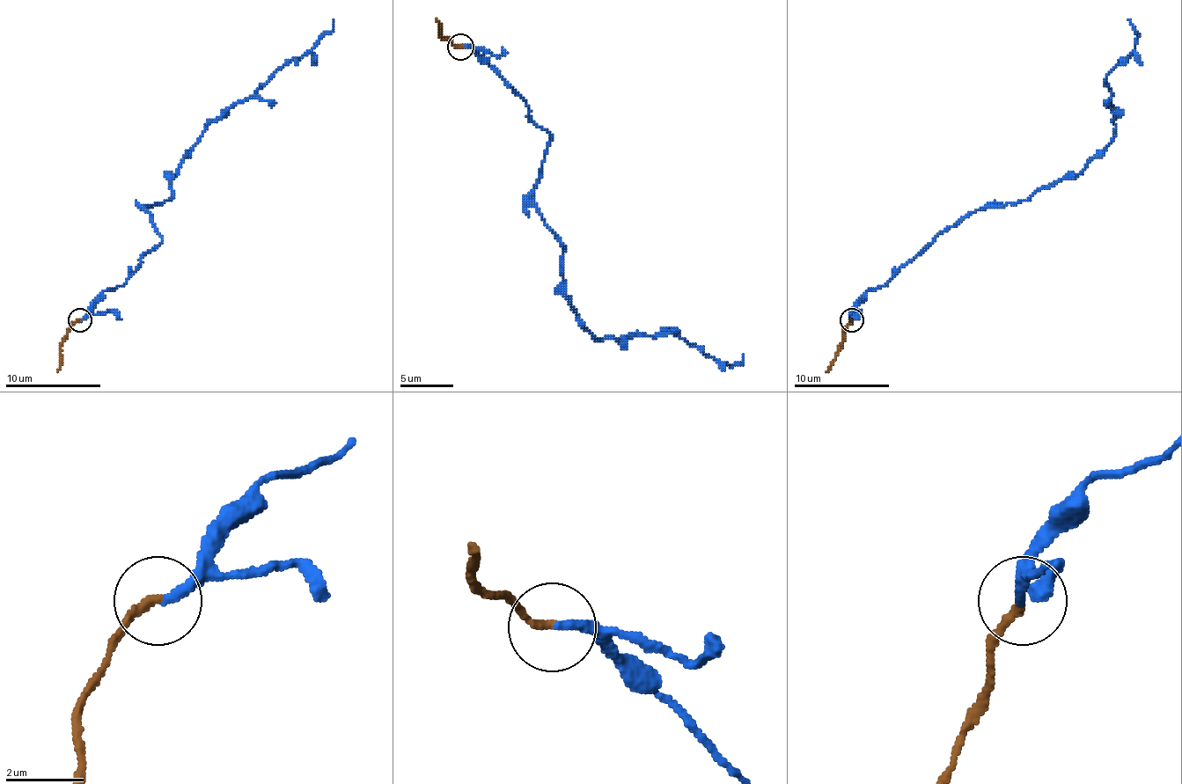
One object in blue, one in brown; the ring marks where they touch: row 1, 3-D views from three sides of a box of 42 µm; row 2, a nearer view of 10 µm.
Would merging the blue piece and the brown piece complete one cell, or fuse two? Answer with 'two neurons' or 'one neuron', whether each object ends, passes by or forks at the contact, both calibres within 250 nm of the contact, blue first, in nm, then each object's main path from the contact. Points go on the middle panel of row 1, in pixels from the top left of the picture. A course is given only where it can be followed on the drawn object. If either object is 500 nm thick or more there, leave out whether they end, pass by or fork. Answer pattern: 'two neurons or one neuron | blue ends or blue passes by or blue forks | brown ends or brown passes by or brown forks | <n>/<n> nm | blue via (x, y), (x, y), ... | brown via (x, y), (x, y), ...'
one neuron | blue ends | brown ends | 240/220 nm | blue via (459, 47), (553, 137), (534, 206), (563, 248), (576, 320), (603, 341), (674, 331), (719, 362), (743, 355) | brown via (459, 47), (438, 32), (436, 18)

